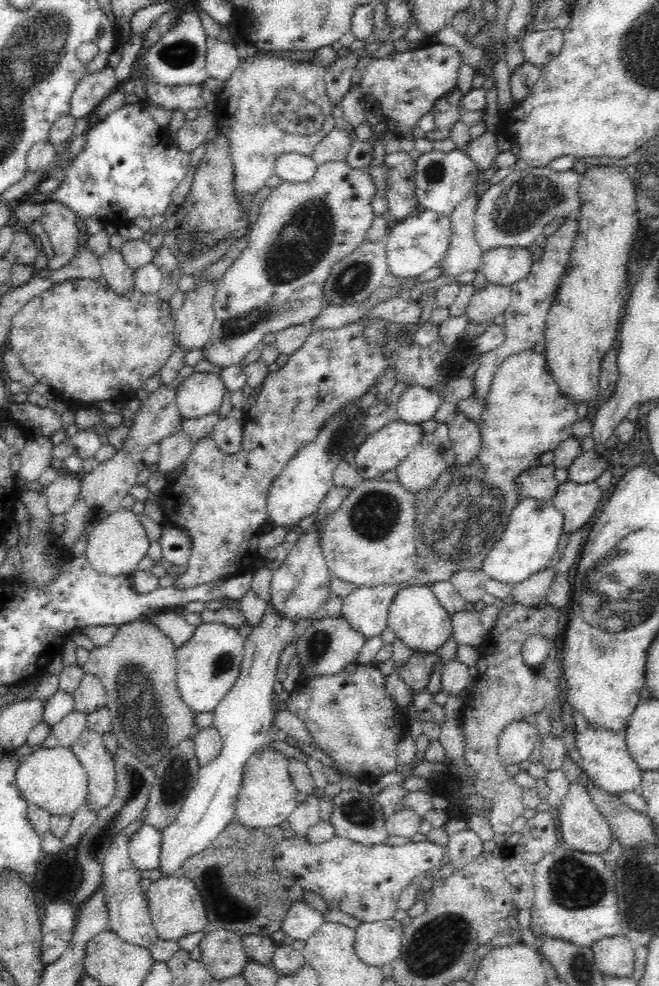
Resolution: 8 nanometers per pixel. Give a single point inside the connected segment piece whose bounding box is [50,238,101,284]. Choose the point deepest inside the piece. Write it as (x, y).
(85, 264)

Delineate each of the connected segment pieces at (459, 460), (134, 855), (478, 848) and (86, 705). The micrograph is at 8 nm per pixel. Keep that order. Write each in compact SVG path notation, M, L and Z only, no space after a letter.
M456 410L449 417L448 435L452 440L456 466L468 466L480 454L481 431L479 424L473 422L461 411Z
M146 822L128 838L129 859L137 870L154 870L160 866L162 833Z
M472 829L461 830L449 836L445 851L448 852L449 863L456 869L464 868L476 856L484 852L482 840Z
M92 673L82 677L80 686L72 693L76 702L75 710L86 715L93 713L107 704L107 694L102 681Z

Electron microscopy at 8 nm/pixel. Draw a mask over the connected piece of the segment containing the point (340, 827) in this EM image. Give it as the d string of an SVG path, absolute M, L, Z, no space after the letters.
M342 790L331 799L333 811L329 819L334 825L334 834L365 845L382 844L388 838L385 827L387 820L384 819L382 807L374 796L368 796L356 790Z

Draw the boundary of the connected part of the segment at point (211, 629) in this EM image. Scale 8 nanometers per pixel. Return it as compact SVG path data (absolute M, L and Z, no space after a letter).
M196 621L194 636L176 647L176 685L183 702L194 714L212 712L230 692L241 670L245 638L236 628L219 622Z

